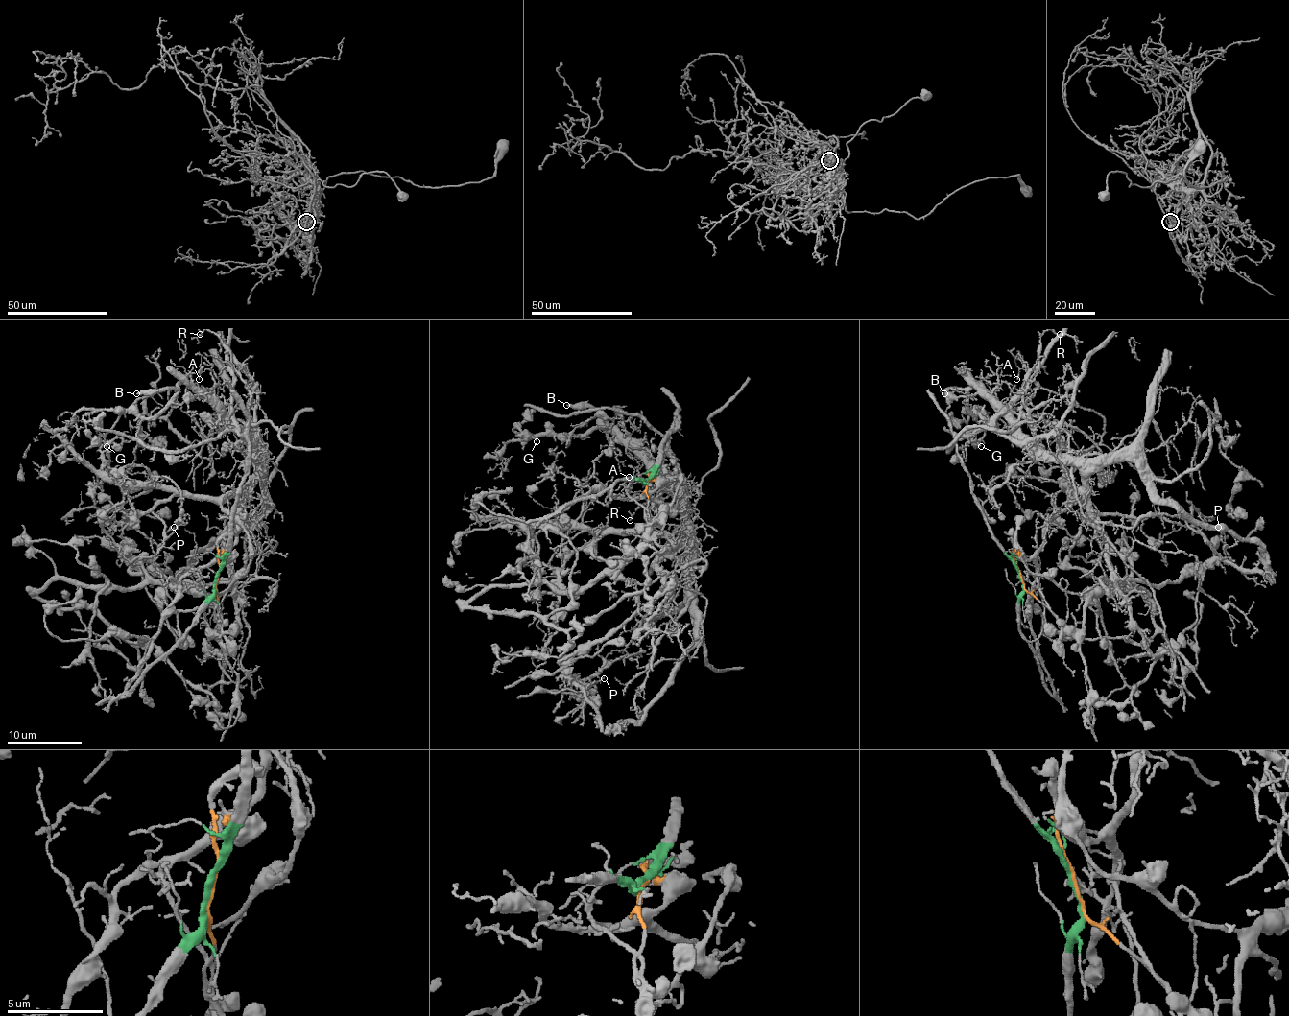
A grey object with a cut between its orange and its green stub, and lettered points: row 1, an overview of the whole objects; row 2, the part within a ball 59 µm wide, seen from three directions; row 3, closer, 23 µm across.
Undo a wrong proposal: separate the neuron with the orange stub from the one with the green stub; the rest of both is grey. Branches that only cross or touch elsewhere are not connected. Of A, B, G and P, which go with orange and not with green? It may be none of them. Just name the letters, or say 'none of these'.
B, G, P

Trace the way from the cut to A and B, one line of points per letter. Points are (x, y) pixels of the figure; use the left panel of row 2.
A: (218, 577), (250, 444), (240, 435), (233, 413), (231, 366), (216, 357), (202, 355), (200, 379)
B: (218, 577), (236, 528), (222, 504), (261, 468), (257, 454), (186, 385), (136, 394)

